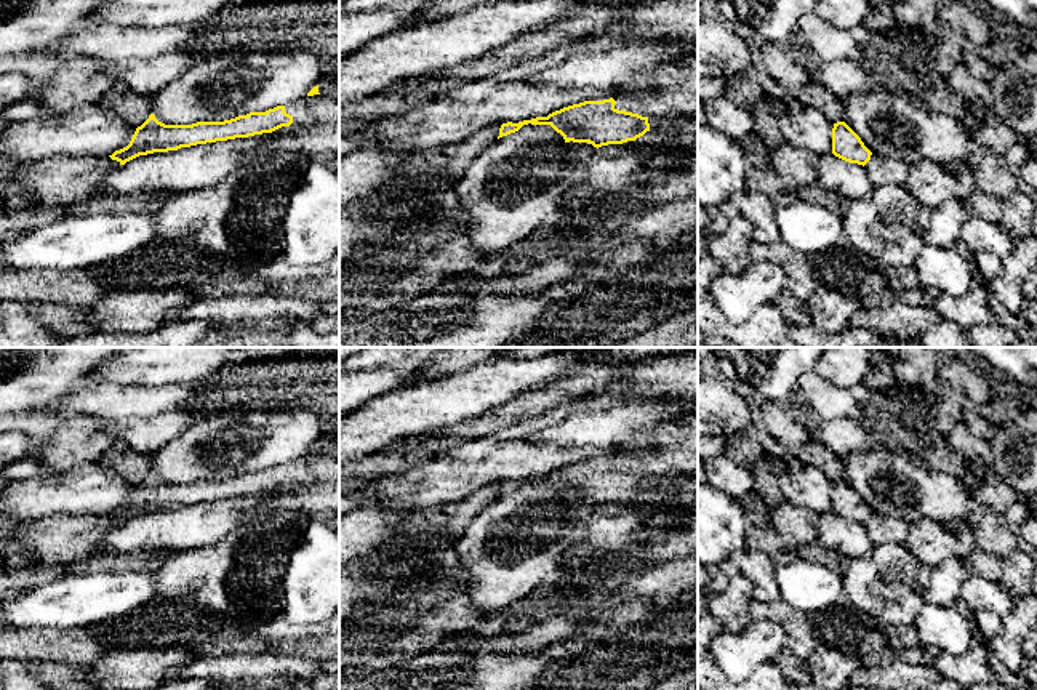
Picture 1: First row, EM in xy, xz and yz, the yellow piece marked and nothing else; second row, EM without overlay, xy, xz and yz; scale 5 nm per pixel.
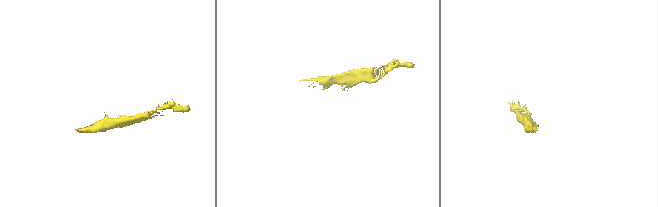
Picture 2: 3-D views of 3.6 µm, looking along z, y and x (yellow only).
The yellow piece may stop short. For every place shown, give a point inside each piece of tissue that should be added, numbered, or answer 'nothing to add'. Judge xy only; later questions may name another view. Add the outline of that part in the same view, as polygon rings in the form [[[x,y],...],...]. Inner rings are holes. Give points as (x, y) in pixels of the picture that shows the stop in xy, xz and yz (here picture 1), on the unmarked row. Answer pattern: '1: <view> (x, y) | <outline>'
1: xy (317, 468) | [[[306,453],[286,463],[285,471],[293,475],[293,482],[290,485],[339,482],[339,458],[323,453]]]

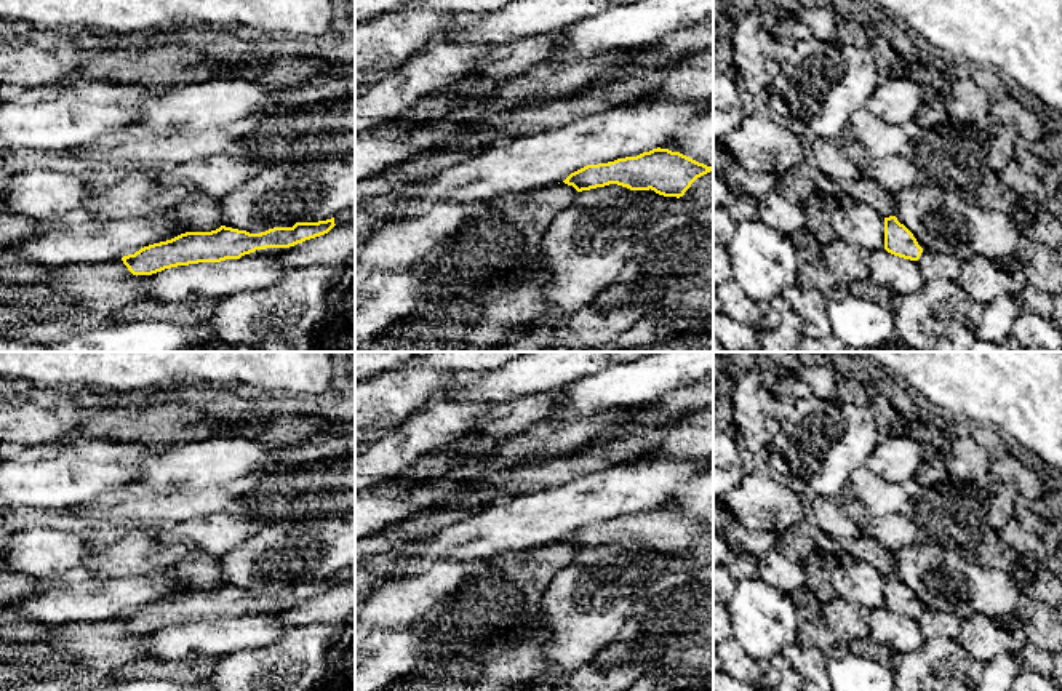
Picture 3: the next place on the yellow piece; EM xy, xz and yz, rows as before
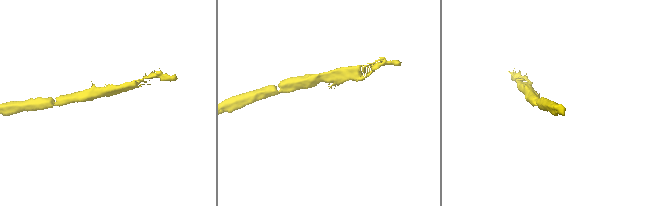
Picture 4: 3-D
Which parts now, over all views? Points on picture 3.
nothing to add

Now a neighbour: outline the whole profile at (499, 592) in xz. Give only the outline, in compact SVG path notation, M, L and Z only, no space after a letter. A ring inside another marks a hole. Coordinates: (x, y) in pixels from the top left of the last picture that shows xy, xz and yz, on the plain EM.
M560 541L536 549L507 552L481 563L454 593L445 597L416 622L421 629L432 632L437 641L429 656L414 665L414 670L425 673L433 681L438 680L446 664L446 656L437 649L441 638L478 630L505 632L523 625L526 622L525 614L537 617L541 592L573 560L576 550L573 544Z

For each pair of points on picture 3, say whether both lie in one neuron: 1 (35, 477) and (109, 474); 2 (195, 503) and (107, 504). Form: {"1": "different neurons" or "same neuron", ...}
{"1": "same neuron", "2": "same neuron"}

